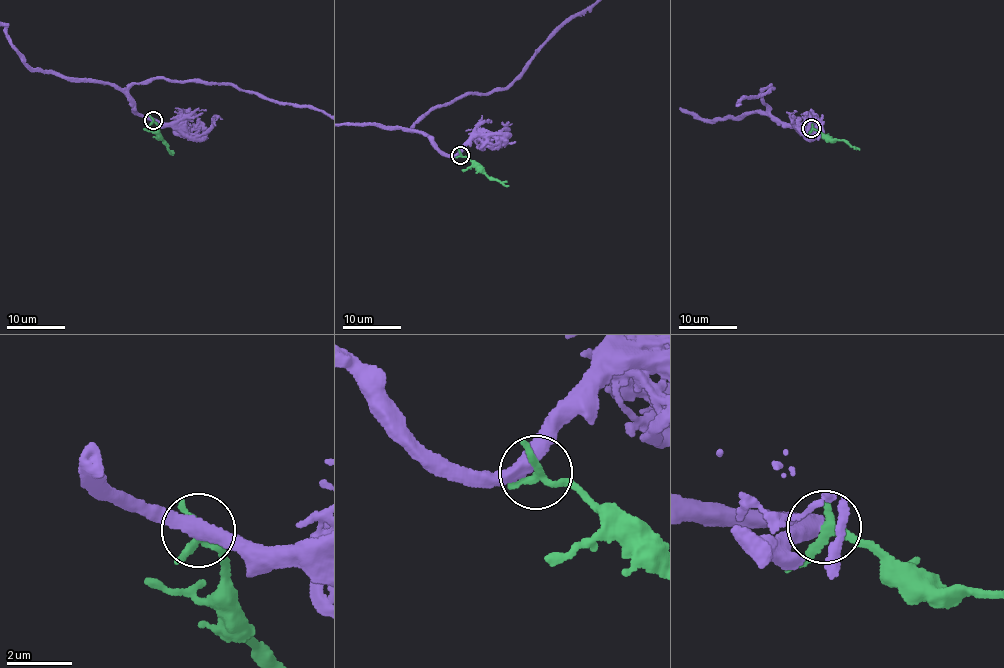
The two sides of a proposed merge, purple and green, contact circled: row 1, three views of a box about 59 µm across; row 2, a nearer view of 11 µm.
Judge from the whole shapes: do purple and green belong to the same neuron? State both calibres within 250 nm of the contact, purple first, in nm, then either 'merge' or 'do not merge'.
calibres 400 and 240 nm; do not merge

